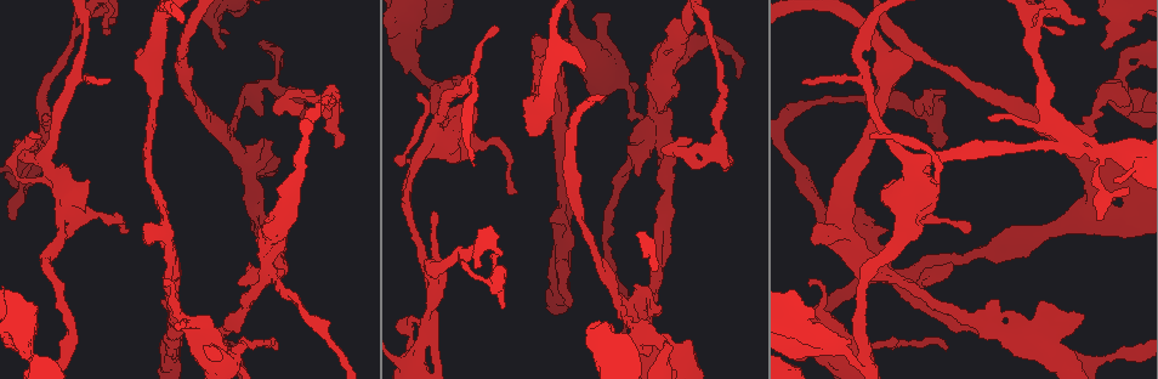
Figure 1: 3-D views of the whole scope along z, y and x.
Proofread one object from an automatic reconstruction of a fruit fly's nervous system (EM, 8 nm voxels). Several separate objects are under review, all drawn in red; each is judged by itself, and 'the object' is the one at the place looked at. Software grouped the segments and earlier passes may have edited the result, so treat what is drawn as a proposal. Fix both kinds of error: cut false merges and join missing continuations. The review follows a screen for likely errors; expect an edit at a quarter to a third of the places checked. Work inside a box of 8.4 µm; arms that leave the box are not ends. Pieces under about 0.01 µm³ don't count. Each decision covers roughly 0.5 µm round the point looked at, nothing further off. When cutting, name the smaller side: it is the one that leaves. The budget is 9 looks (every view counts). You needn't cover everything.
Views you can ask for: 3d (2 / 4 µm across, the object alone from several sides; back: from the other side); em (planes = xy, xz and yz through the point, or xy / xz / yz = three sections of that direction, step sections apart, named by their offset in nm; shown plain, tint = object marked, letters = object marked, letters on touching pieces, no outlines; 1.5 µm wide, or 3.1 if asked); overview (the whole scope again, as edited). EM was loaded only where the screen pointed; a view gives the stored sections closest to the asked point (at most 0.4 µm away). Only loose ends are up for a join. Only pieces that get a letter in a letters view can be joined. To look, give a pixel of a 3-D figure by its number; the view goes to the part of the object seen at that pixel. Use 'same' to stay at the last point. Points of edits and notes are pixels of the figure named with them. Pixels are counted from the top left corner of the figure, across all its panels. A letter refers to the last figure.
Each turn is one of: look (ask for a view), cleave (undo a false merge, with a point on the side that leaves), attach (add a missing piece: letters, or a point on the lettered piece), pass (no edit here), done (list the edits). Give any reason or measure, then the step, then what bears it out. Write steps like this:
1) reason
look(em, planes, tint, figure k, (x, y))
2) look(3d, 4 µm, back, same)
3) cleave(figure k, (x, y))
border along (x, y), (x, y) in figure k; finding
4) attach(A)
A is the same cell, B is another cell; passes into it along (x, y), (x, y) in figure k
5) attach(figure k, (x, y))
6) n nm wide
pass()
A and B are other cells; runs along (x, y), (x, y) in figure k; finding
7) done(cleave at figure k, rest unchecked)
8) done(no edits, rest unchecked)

look(3d, 4 µm, figure 1, (1103, 149))

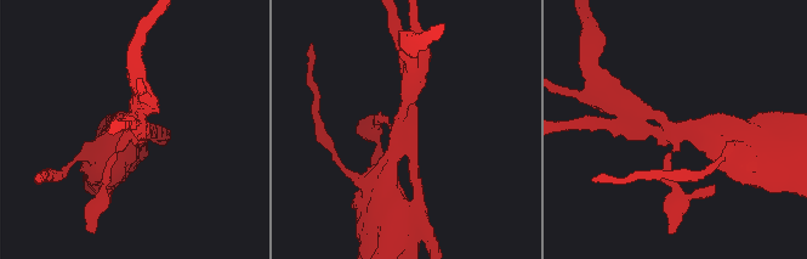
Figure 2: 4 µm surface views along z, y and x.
3 arms
look(em, planes, plain, figure 2, (678, 134))

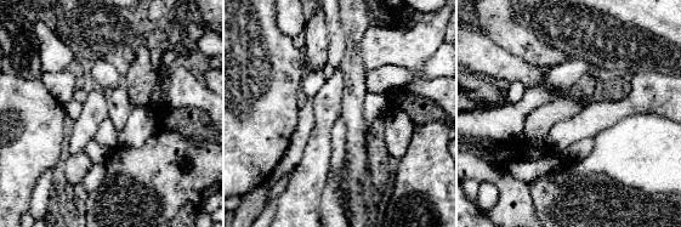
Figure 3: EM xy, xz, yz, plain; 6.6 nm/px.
see the neighbours
look(em, planes, letters, same)

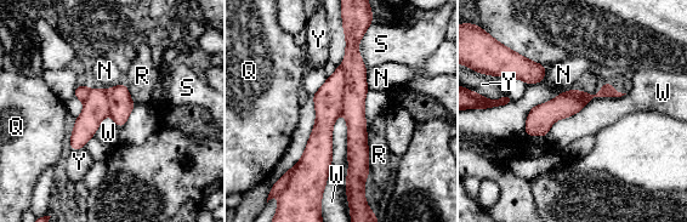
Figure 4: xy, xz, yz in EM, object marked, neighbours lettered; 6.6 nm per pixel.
160 nm wide
cleave(figure 4, (328, 100))
N, Q, R, S, W and Y are other cells; the part that leaves runs along (340, 69), (322, 131), (323, 181) in figure 4; two neurons meet here

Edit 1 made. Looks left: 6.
sudden change in width
look(3d, 2 µm, figure 1, (60, 225))

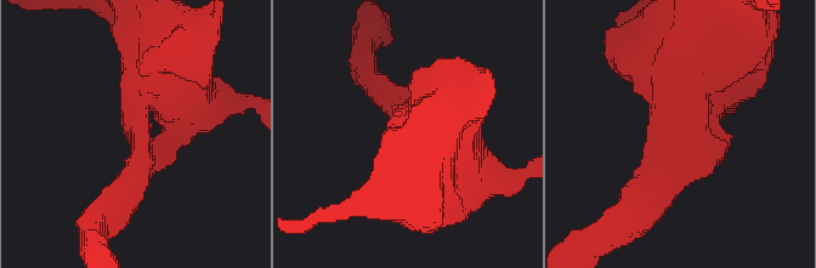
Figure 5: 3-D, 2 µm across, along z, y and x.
3 arms; arms of 200, 280, 550 nm; need the tissue
look(em, planes, letters, figure 5, (674, 138))

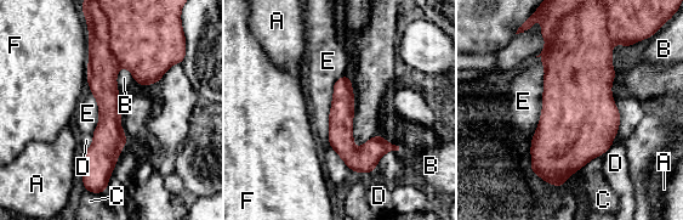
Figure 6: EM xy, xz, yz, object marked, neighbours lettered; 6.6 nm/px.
160 nm wide
pass()
A, B, C, D, E and F are other cells; one neuron here

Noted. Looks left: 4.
two arms at a narrow angle
look(em, yz, step 4, tint, figure 1, (163, 225))

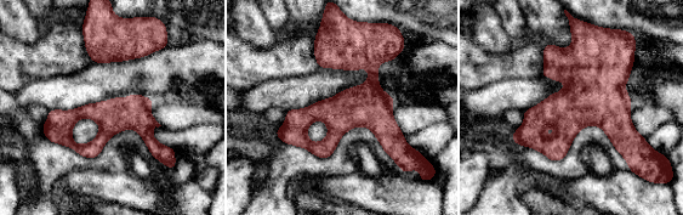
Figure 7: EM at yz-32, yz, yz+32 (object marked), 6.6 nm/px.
look(em, planes, letters, same)

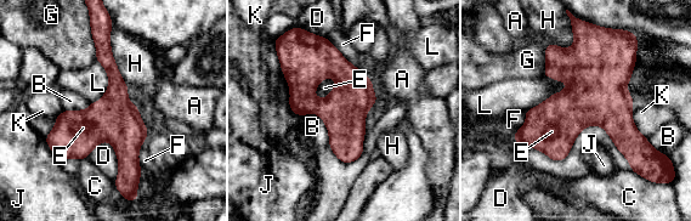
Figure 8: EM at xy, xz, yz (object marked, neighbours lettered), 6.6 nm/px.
300 nm wide; D touches over 800 nm
pass()
A, B, C, D, E, F, G, H, J, K and L are other cells; all the same neuron

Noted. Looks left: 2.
thin end
look(em, 3.1 µm, xz, step 16, tint, figure 1, (805, 83))

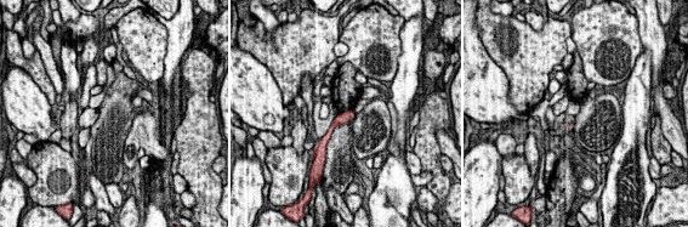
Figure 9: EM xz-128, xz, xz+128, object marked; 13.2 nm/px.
look(em, 3.1 µm, planes, letters, same)

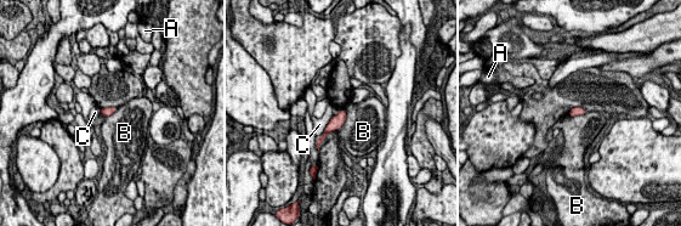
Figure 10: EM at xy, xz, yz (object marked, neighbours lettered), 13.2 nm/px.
pass()
A, B and C are other cells; border along (345, 109), (345, 122), (338, 129) in figure 10; no lettered piece goes on from it

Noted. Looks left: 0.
done(cleave at figure 4, rest unchecked)

